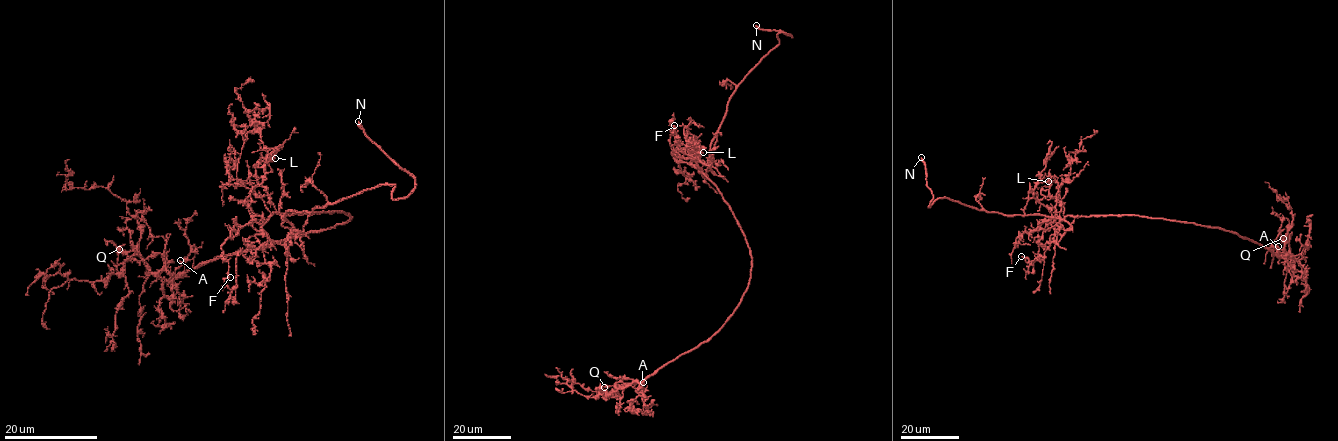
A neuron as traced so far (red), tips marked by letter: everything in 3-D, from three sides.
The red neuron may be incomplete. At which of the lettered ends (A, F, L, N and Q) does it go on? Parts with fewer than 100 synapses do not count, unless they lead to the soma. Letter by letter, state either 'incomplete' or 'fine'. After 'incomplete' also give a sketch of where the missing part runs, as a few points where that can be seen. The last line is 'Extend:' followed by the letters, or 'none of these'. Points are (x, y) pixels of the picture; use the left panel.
A: fine
F: fine
L: fine
N: incomplete
Q: incomplete; missing branch runs (119, 249), (108, 245), (96, 234), (77, 231), (68, 281), (47, 309)
Extend: N, Q

